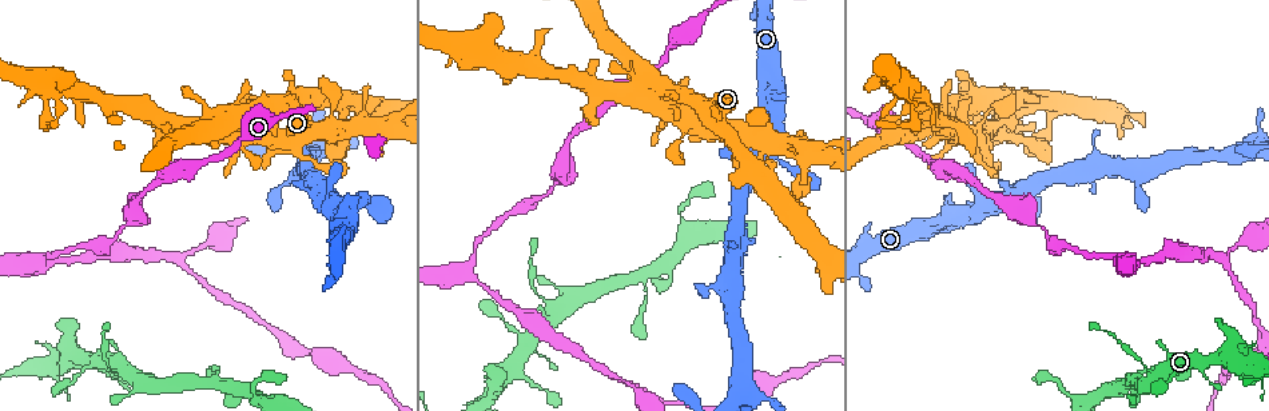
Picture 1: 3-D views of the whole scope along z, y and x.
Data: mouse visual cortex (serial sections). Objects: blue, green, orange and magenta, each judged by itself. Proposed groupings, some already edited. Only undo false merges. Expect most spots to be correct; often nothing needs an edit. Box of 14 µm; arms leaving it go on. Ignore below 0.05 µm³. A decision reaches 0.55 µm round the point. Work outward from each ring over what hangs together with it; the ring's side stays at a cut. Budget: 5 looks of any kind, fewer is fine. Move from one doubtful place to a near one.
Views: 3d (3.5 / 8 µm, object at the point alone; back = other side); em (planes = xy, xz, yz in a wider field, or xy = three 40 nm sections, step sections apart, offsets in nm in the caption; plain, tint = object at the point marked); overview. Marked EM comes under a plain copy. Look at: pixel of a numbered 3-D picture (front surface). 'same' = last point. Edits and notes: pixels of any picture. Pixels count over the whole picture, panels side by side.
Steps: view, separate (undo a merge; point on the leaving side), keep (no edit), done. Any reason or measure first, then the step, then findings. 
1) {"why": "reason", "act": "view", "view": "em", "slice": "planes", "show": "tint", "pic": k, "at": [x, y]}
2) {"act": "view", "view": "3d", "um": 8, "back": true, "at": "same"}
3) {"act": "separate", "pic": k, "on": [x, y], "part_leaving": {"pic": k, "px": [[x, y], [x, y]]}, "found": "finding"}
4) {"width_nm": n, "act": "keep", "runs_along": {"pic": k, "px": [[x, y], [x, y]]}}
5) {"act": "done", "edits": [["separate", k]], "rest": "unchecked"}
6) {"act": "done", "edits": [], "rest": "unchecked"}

{"why": "abrupt turn", "act": "view", "view": "3d", "um": 3.5, "pic": 1, "at": [1142, 364]}

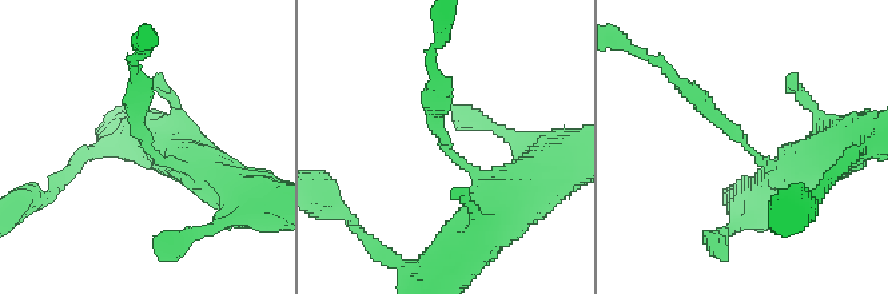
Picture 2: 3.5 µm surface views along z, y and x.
{"why": "now the EM", "act": "view", "view": "em", "slice": "xy", "step": 3, "show": "tint", "pic": 2, "at": [747, 144]}

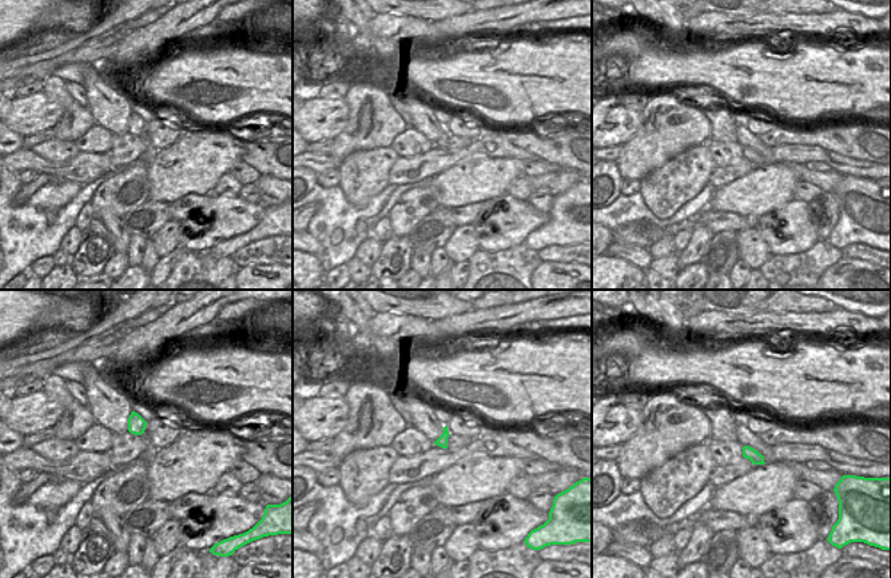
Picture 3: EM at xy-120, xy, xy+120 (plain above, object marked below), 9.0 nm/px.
{"why": "cut it another way", "act": "view", "view": "em", "slice": "planes", "show": "tint", "at": "same"}

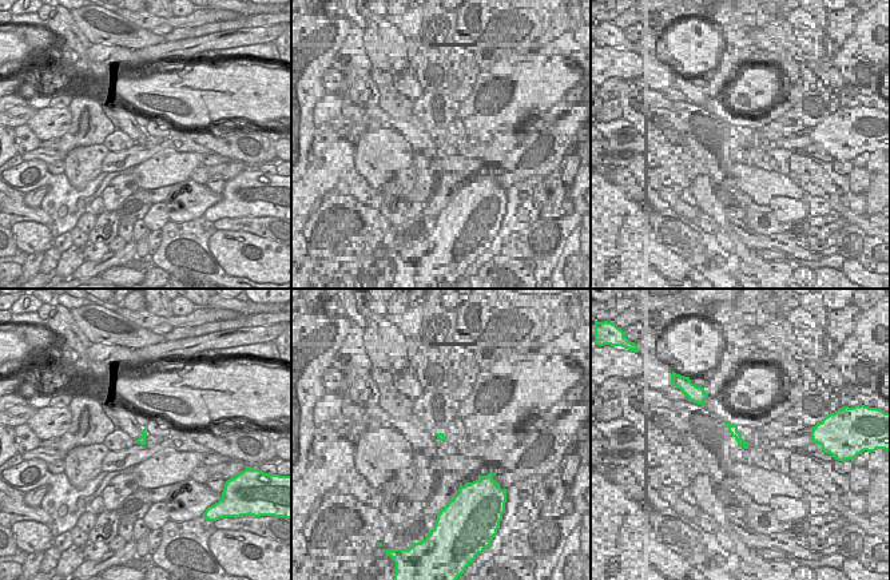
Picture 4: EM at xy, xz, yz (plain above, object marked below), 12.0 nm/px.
{"arm_widths_nm": [250, 300], "act": "separate", "pic": 2, "on": [729, 126], "part_leaving": {"pic": 2, "px": [[759, 157], [667, 67]]}, "found": "two cells meet here"}

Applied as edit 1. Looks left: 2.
{"act": "view", "view": "3d", "um": 3.5, "pic": 1, "at": [670, 86]}

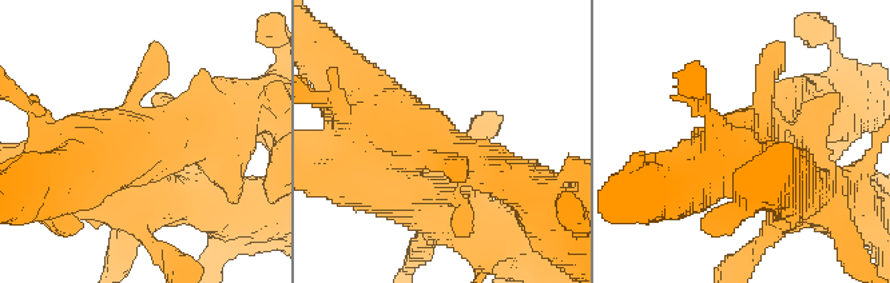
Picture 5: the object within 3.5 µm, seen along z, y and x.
{"act": "view", "view": "em", "slice": "xy", "step": 3, "show": "tint", "pic": 5, "at": [433, 147]}

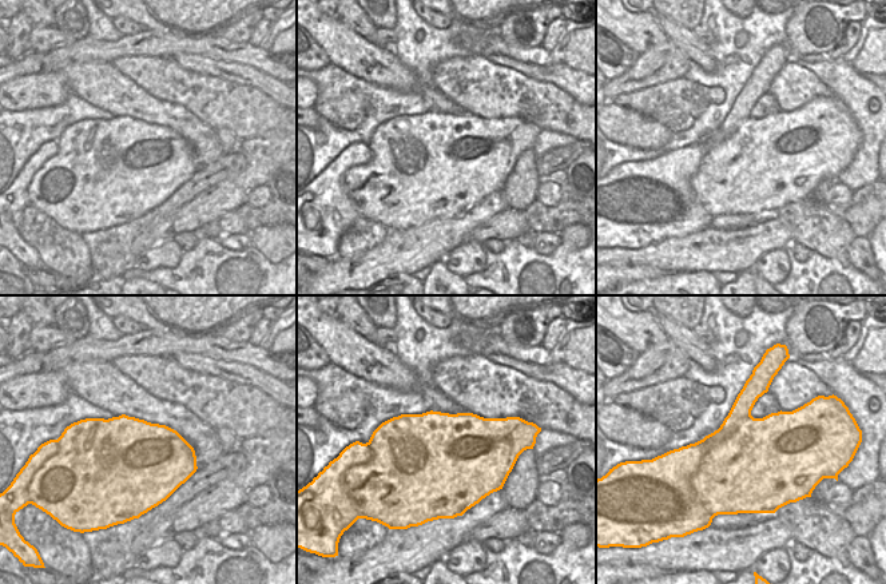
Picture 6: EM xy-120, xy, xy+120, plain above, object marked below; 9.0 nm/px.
{"act": "keep", "runs_along": {"pic": 5, "px": [[215, 120], [92, 174]]}, "found": "all the same cell"}

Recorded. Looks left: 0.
{"act": "done", "edits": [["separate", 2]], "rest": "unchecked"}

